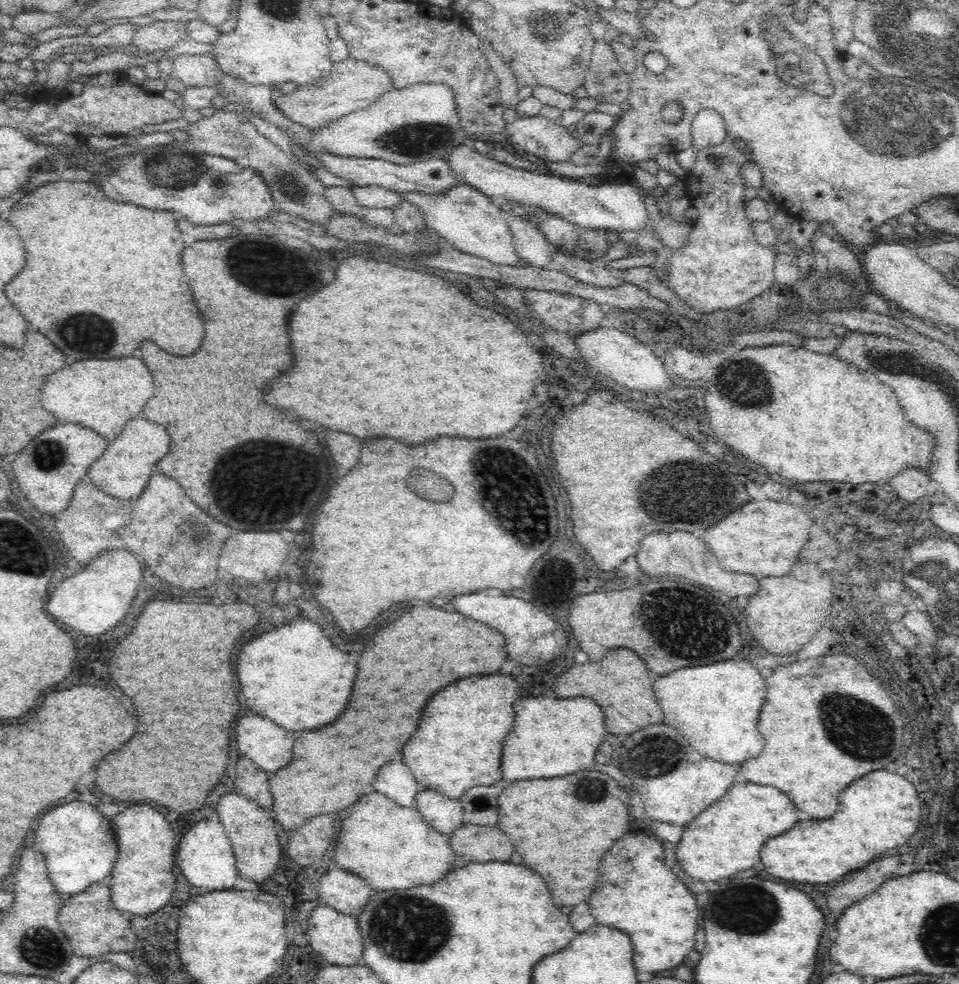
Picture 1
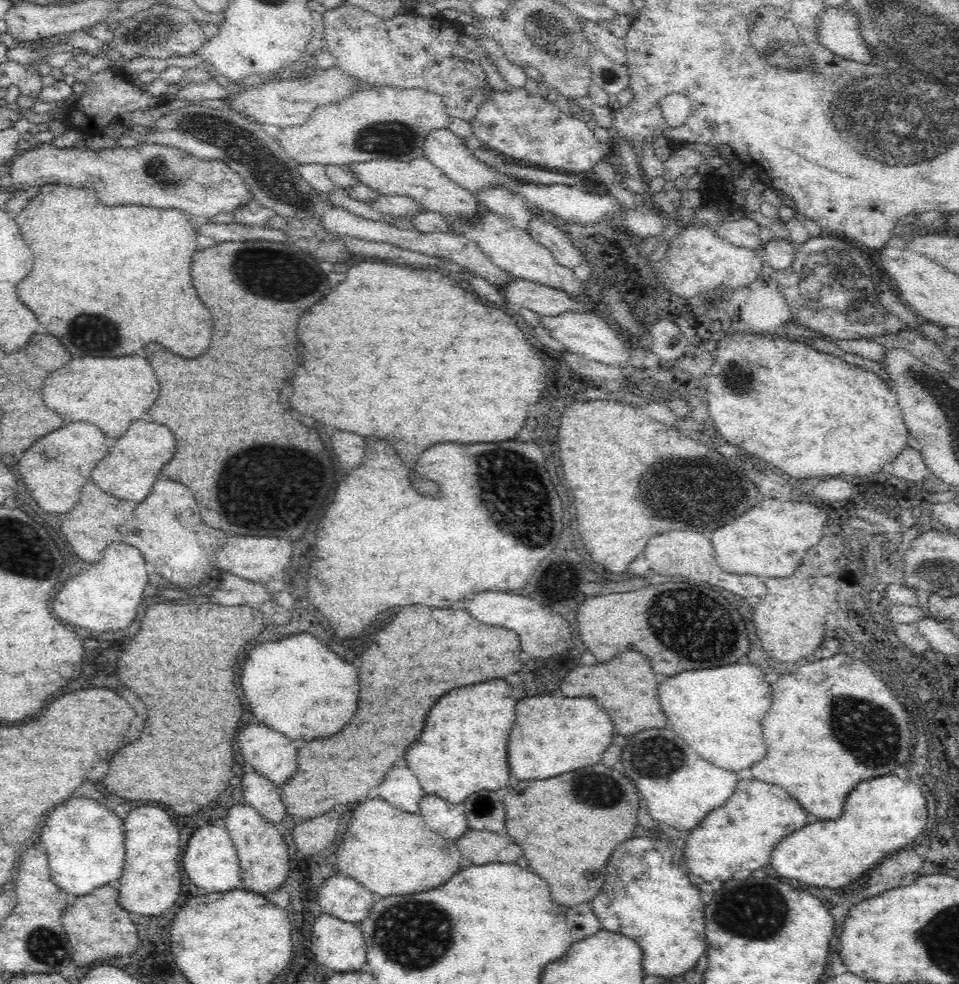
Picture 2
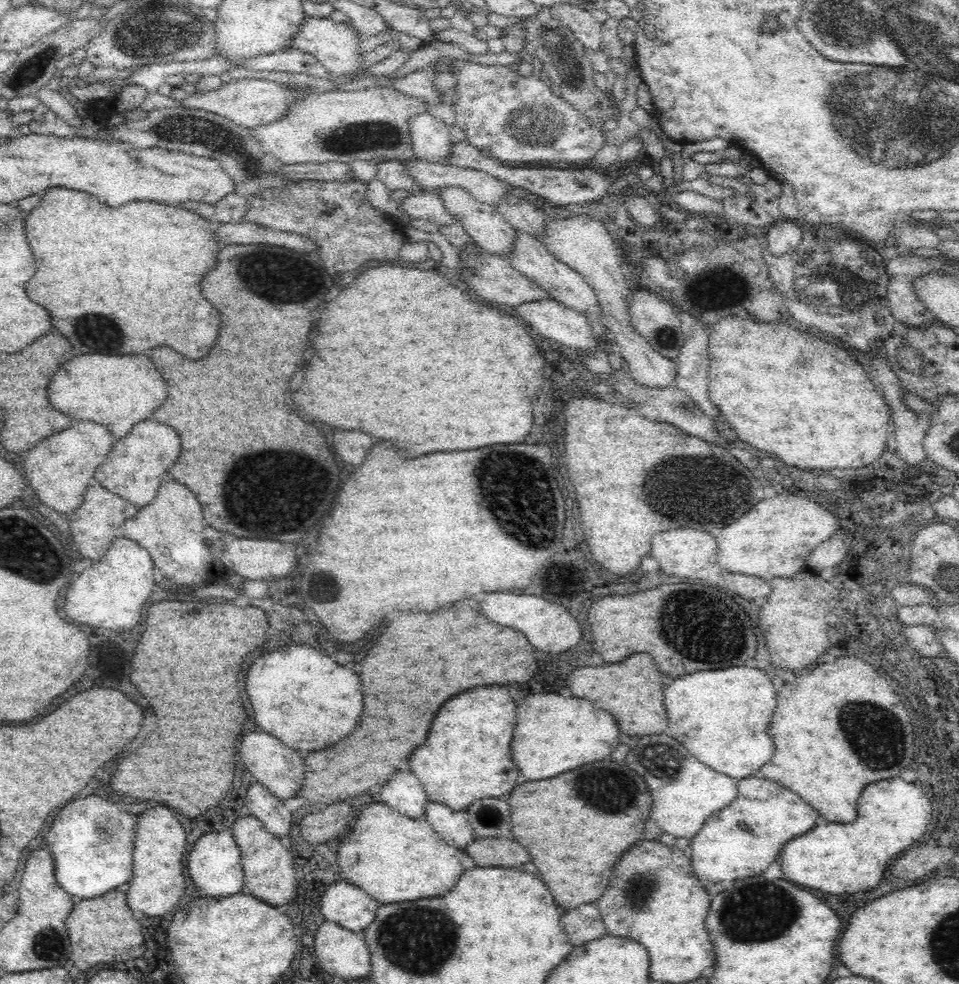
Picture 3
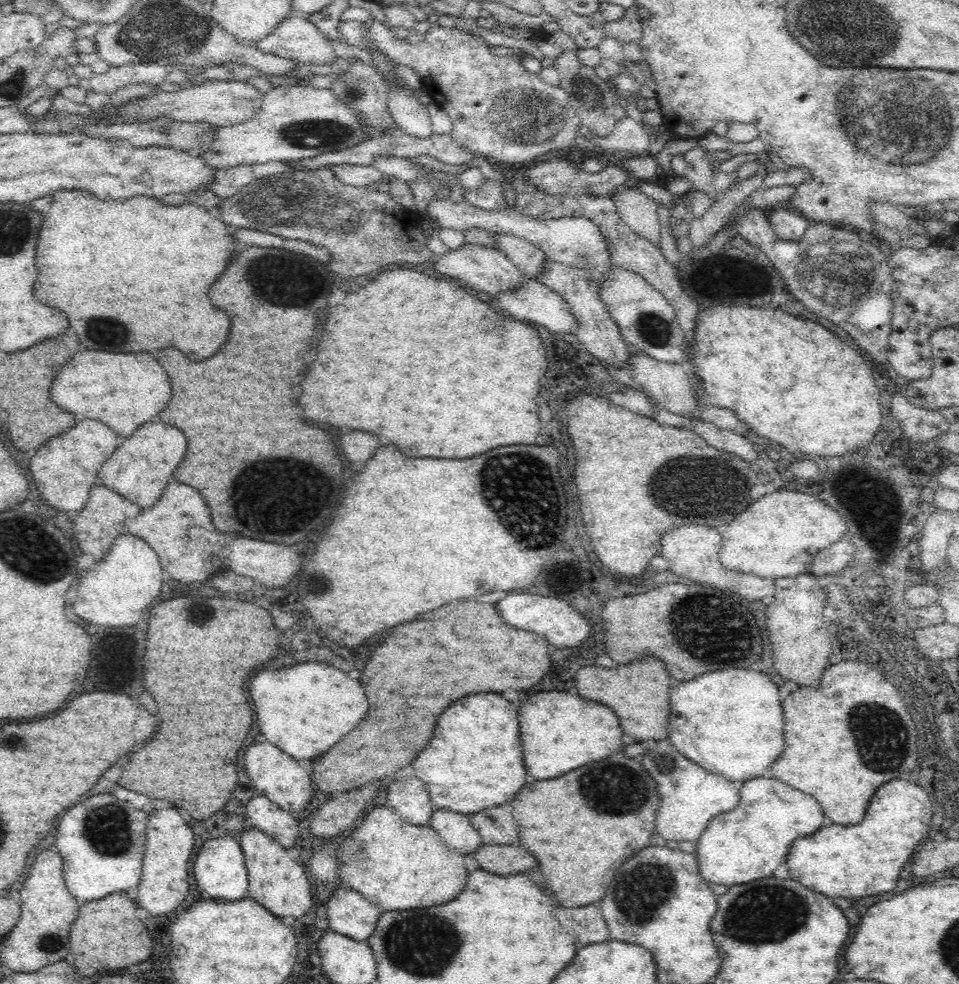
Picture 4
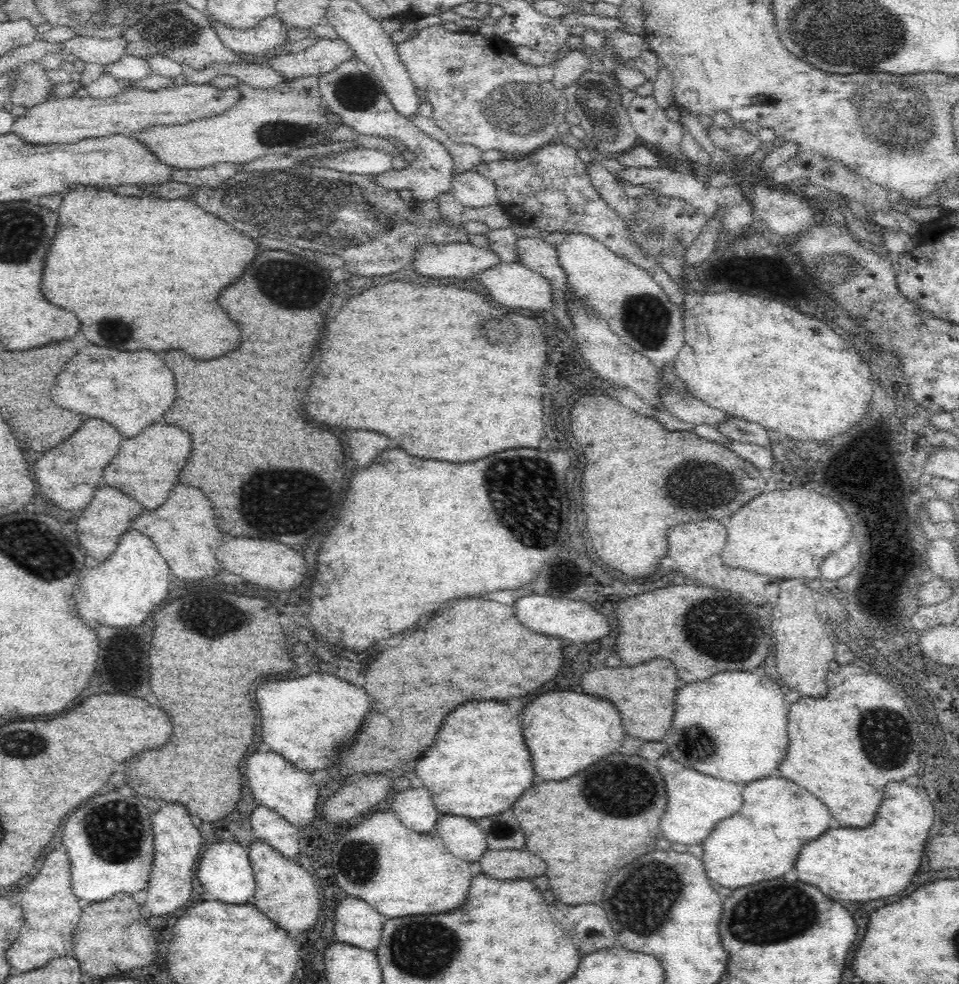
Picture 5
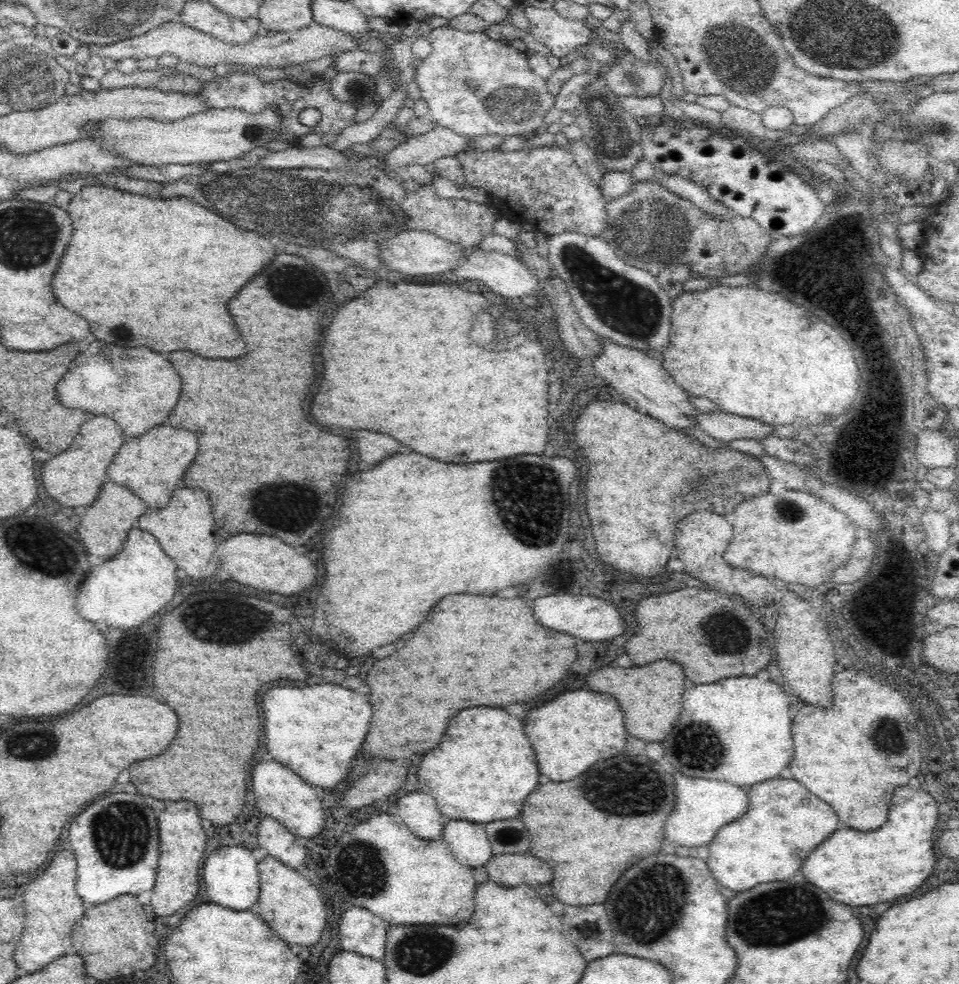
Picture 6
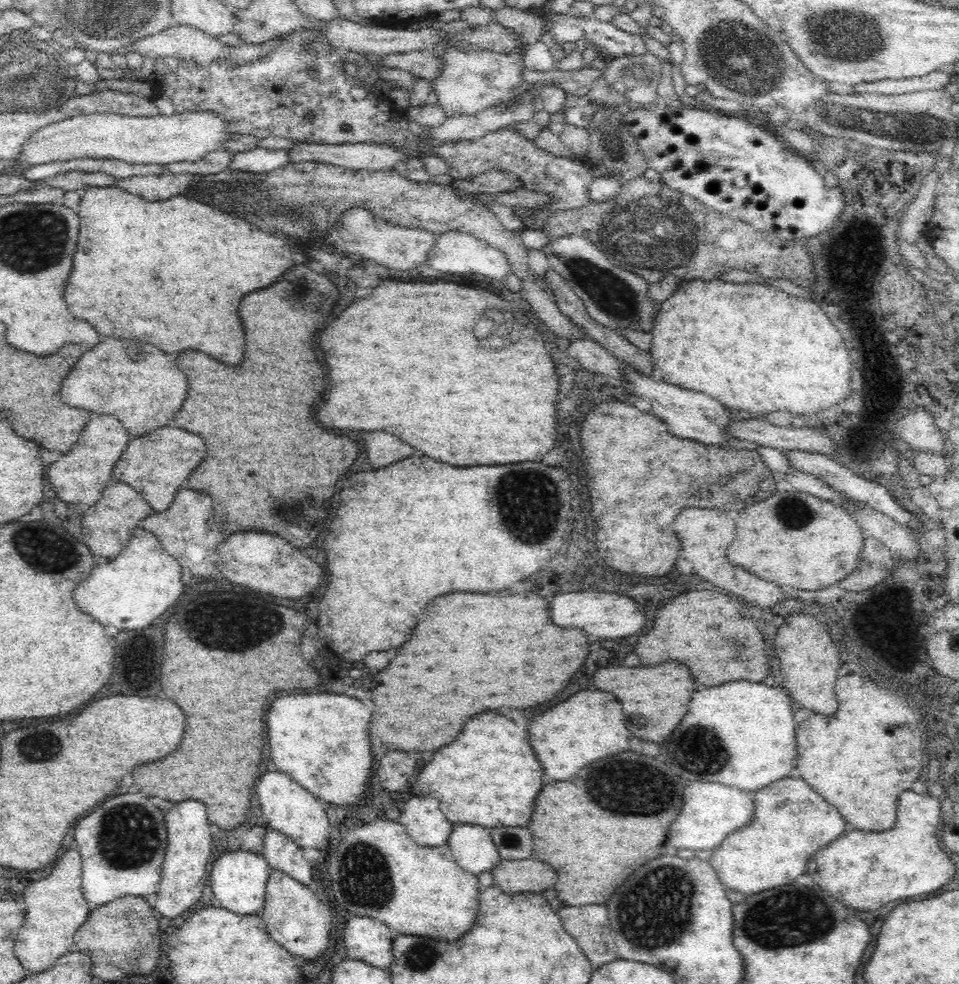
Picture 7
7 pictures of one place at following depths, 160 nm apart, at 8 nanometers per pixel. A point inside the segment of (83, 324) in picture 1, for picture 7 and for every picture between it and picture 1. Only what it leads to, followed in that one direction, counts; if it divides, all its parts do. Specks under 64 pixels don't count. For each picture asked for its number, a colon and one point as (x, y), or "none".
2: (107, 280)
3: (119, 280)
4: (130, 276)
5: (145, 272)
6: (158, 273)
7: (172, 273)

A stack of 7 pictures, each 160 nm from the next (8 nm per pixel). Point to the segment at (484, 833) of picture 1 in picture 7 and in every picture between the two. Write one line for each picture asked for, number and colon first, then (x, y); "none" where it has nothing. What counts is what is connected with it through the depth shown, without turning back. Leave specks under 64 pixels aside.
2: (478, 847)
3: (502, 852)
4: (501, 859)
5: (505, 864)
6: (511, 870)
7: (512, 876)

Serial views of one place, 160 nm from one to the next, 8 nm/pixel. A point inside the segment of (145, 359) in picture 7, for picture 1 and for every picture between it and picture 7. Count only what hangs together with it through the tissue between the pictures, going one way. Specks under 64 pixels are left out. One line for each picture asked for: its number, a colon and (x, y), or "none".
1: (102, 394)
2: (111, 393)
3: (116, 391)
4: (124, 390)
5: (131, 391)
6: (136, 387)

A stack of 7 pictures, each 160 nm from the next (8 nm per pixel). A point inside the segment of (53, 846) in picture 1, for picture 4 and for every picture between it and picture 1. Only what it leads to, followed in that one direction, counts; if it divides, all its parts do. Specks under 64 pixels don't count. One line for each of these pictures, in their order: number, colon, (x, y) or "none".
2: (84, 842)
3: (91, 840)
4: (101, 840)

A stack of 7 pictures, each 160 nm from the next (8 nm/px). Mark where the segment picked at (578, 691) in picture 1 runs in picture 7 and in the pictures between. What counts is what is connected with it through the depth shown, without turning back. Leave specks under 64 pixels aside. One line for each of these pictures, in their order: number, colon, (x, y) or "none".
2: (625, 686)
3: (631, 690)
4: (639, 689)
5: (644, 695)
6: (651, 697)
7: (655, 699)

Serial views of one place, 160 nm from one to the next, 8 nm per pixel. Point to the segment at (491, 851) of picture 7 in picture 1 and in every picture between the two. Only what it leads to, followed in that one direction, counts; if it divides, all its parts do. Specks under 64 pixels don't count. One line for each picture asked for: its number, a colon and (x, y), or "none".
1: (443, 814)
2: (446, 819)
3: (451, 825)
4: (456, 830)
5: (462, 836)
6: (468, 841)

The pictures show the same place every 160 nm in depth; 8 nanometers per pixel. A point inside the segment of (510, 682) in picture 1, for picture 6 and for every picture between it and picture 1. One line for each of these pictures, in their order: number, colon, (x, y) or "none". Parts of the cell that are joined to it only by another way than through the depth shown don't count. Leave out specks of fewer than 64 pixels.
2: (462, 749)
3: (466, 757)
4: (473, 761)
5: (478, 765)
6: (487, 767)

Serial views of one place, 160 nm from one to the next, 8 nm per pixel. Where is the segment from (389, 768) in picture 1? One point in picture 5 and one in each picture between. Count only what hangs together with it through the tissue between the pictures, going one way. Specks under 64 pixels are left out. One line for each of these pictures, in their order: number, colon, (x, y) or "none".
2: (400, 788)
3: (404, 793)
4: (409, 798)
5: (414, 806)

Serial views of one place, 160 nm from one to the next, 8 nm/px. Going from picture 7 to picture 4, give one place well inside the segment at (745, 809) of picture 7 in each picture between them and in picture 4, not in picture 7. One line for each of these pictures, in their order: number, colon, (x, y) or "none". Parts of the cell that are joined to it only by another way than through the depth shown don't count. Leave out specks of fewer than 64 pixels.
4: (690, 797)
5: (695, 802)
6: (702, 807)

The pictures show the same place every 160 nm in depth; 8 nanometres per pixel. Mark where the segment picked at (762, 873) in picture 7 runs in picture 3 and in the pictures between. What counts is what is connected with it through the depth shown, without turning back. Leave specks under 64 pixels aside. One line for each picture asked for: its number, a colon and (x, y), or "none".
3: (730, 845)
4: (750, 841)
5: (761, 841)
6: (769, 842)

